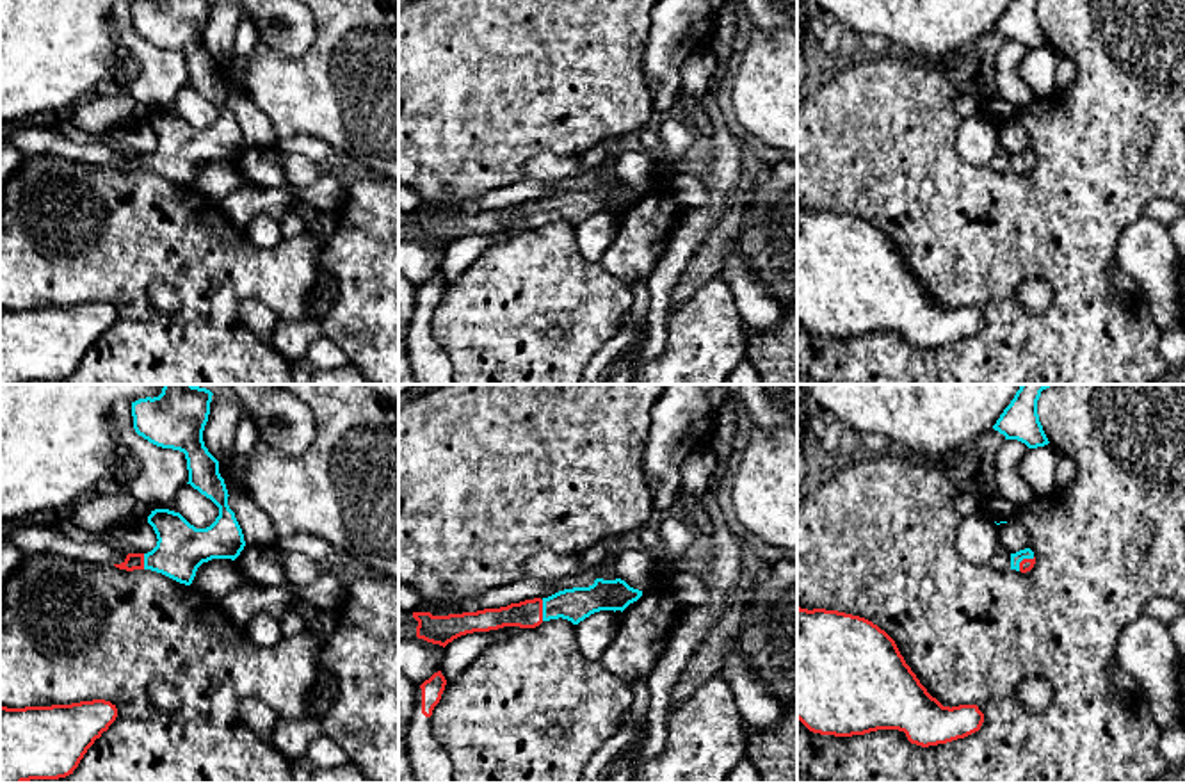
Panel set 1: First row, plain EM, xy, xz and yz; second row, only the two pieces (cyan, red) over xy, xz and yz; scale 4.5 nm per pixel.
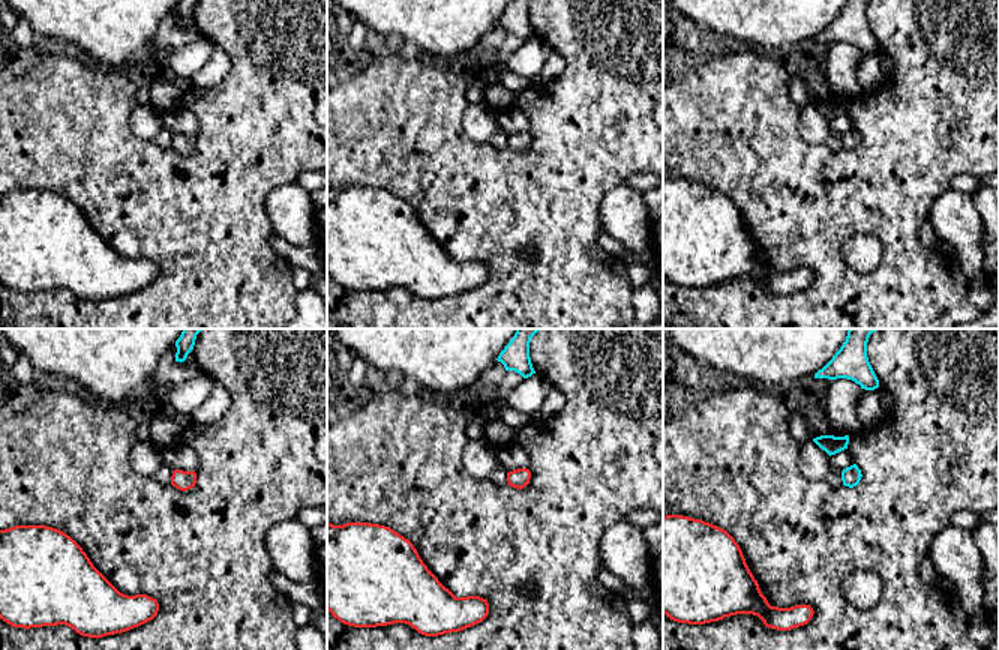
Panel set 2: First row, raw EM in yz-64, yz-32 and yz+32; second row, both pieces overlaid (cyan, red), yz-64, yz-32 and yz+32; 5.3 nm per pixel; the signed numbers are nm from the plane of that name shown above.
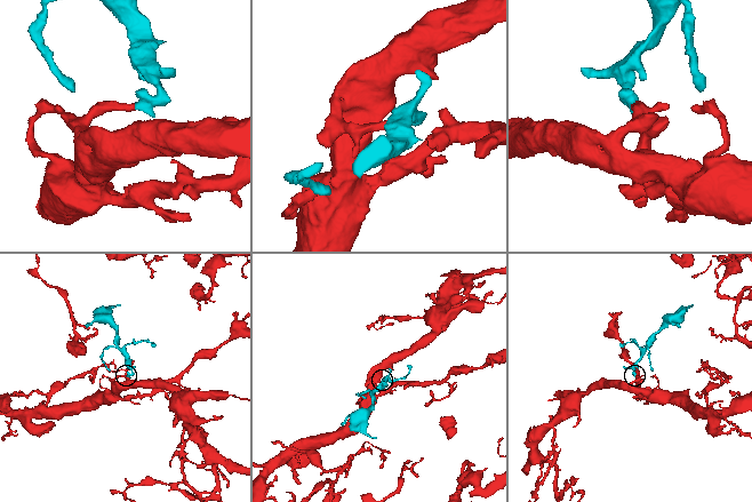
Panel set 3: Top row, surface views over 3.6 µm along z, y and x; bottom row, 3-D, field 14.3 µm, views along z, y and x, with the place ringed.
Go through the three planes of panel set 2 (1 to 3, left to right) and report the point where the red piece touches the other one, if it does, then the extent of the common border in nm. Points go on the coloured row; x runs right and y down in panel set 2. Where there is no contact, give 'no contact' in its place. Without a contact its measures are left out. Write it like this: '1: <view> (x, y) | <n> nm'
1: no contact
2: no contact
3: no contact

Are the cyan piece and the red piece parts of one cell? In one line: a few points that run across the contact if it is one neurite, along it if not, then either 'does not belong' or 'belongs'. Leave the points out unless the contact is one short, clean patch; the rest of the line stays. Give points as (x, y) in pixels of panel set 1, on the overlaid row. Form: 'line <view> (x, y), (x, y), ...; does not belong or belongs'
belongs

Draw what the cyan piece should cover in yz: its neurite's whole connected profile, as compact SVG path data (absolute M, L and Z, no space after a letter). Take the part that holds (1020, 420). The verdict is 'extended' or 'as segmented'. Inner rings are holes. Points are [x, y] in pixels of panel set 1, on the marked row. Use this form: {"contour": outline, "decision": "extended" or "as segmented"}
{"contour": "M1021 384L993 429L1004 434L1005 440L1018 440L1028 448L1048 445L1037 415L1037 400L1041 392L1050 386L1053 384Z", "decision": "as segmented"}

